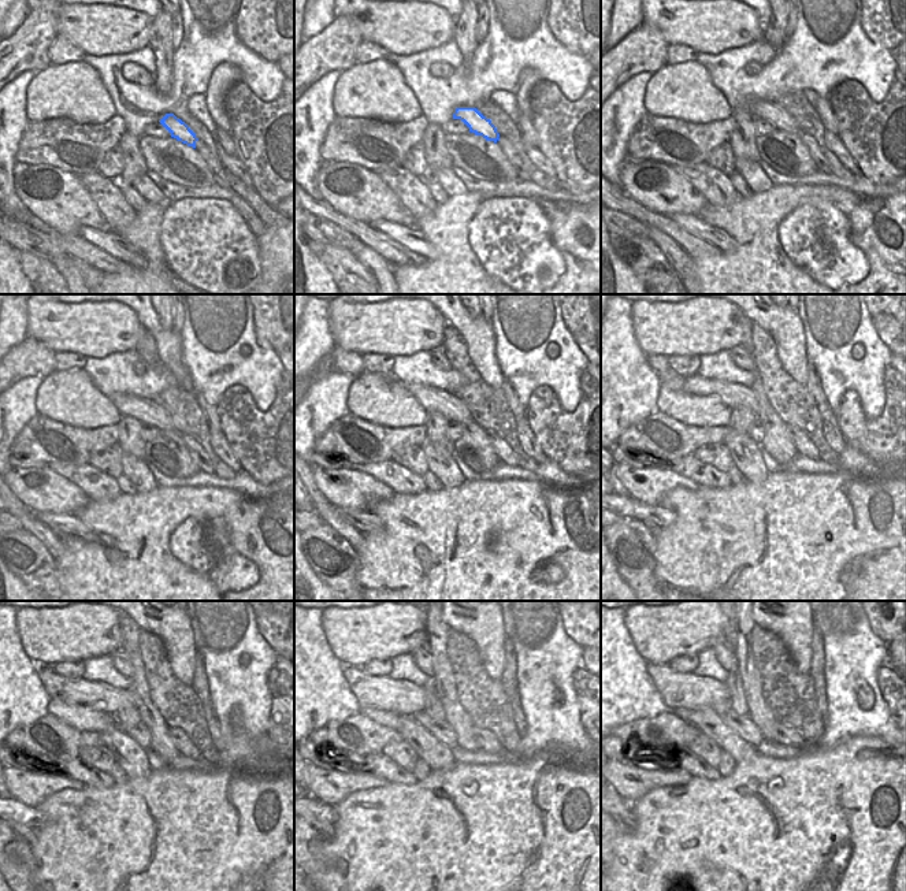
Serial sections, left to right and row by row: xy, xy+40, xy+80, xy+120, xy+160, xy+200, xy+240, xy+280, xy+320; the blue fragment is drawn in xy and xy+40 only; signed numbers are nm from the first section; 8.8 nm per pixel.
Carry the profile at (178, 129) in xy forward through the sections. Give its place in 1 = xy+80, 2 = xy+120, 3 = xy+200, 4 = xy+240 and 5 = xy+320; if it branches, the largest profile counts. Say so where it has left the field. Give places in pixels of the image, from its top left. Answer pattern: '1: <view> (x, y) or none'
1: xy+80 (761, 108)
2: xy+120 (145, 411)
3: xy+200 (732, 394)
4: xy+240 (99, 695)
5: xy+320 (679, 690)

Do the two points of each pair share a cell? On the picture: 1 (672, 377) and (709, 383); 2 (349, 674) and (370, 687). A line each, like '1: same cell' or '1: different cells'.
1: same cell
2: same cell

